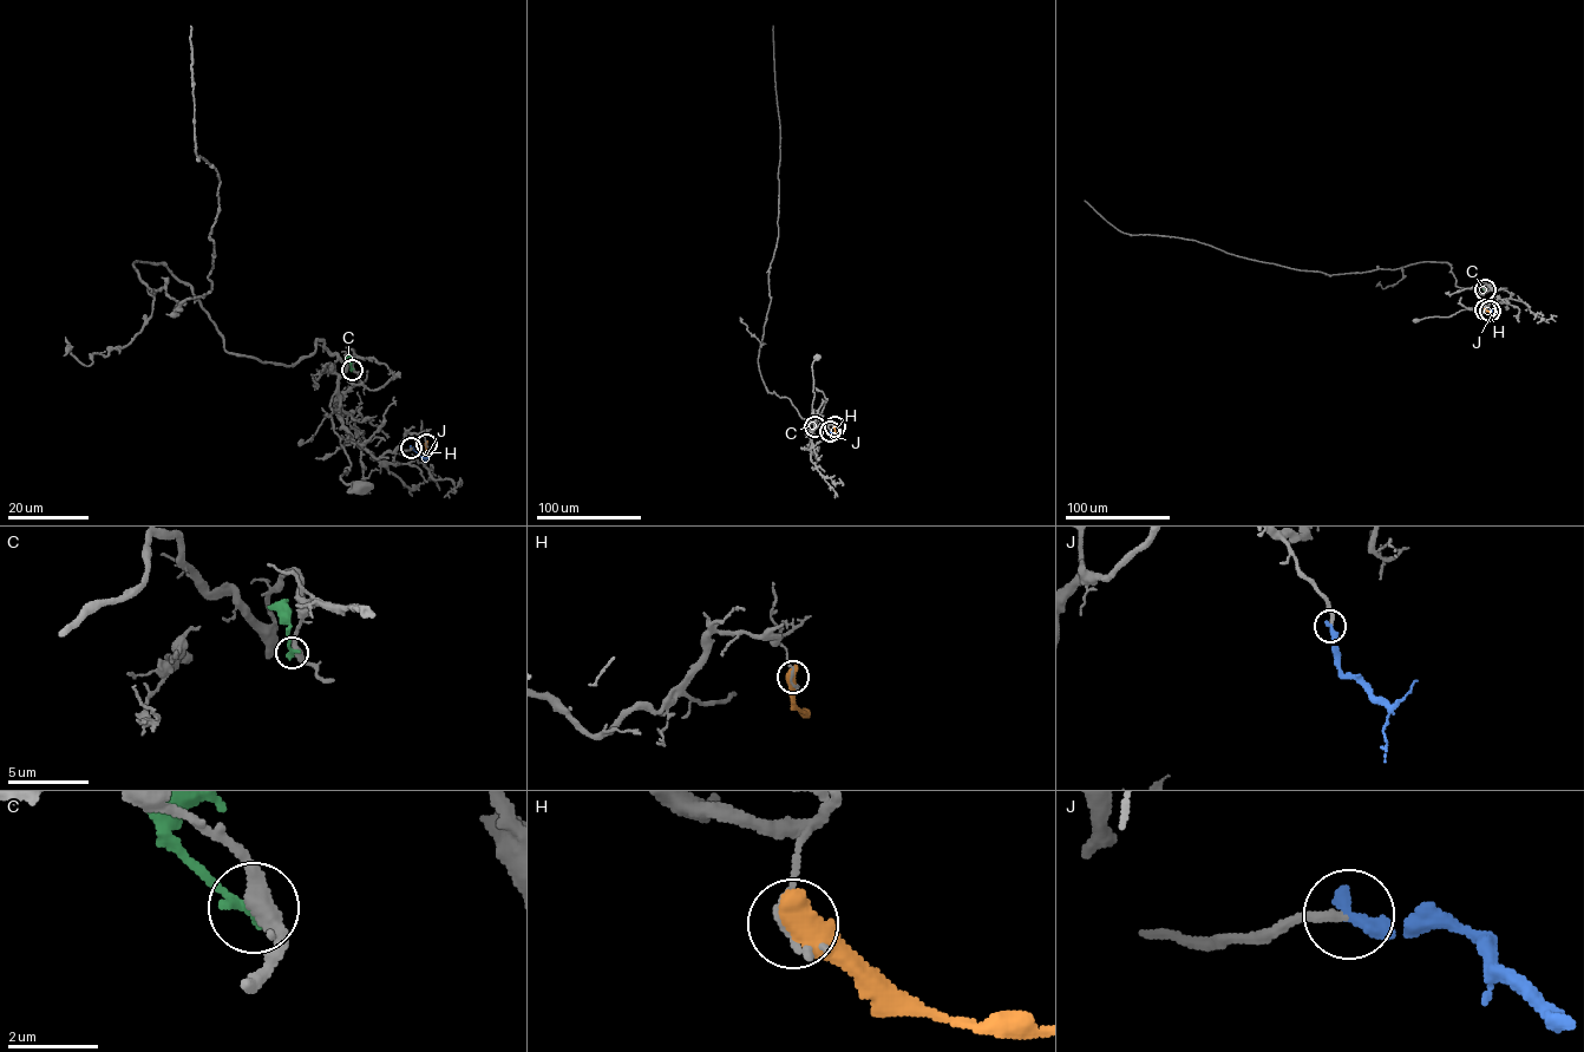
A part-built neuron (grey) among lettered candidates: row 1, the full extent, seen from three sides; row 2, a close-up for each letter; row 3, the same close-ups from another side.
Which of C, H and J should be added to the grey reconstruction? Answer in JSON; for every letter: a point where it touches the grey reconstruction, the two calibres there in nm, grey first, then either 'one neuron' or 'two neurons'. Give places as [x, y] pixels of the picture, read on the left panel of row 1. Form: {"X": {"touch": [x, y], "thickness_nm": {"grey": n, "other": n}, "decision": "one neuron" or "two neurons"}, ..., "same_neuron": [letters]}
{"C": {"touch": [352, 370], "thickness_nm": {"grey": 360, "other": 320}, "decision": "two neurons"}, "H": {"touch": [426, 444], "thickness_nm": {"grey": 150, "other": 700}, "decision": "two neurons"}, "J": {"touch": [411, 448], "thickness_nm": {"grey": 220, "other": 360}, "decision": "one neuron"}, "same_neuron": ["J"]}

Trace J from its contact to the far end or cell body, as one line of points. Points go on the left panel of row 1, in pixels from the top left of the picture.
J: (411, 448), (425, 457), (425, 462)

